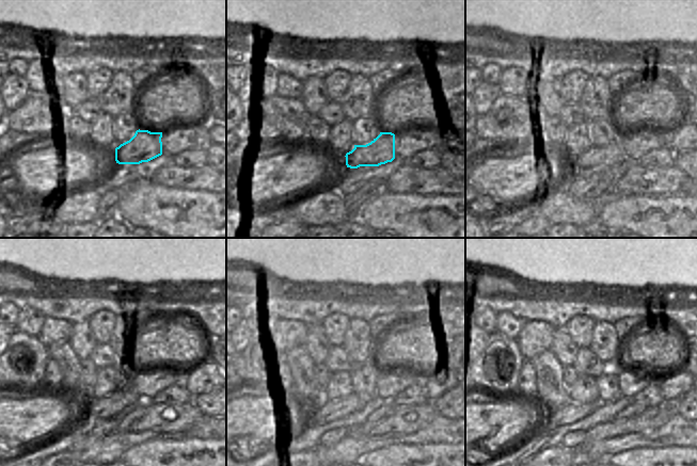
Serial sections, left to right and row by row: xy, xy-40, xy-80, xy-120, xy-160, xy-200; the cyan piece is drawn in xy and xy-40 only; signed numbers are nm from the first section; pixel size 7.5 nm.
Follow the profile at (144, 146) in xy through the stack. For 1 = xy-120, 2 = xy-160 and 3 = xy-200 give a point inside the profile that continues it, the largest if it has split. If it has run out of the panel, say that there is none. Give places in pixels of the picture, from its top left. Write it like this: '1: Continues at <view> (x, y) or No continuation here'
1: Continues at xy-120 (112, 404)
2: Continues at xy-160 (337, 408)
3: Continues at xy-200 (570, 412)

